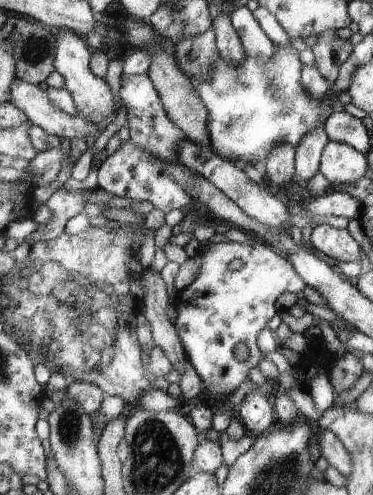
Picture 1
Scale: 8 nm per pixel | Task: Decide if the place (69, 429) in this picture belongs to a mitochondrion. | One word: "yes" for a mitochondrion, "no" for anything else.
yes

